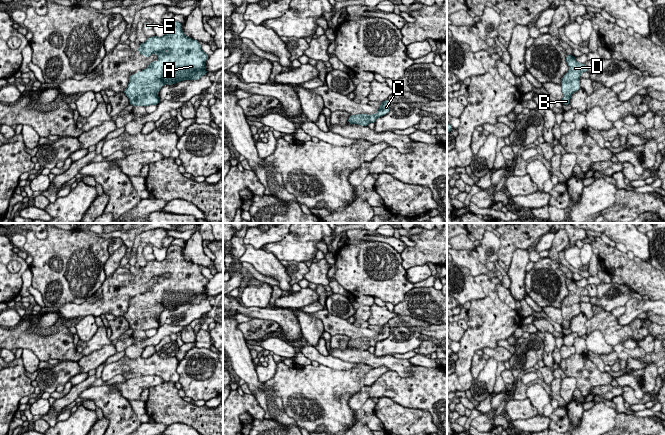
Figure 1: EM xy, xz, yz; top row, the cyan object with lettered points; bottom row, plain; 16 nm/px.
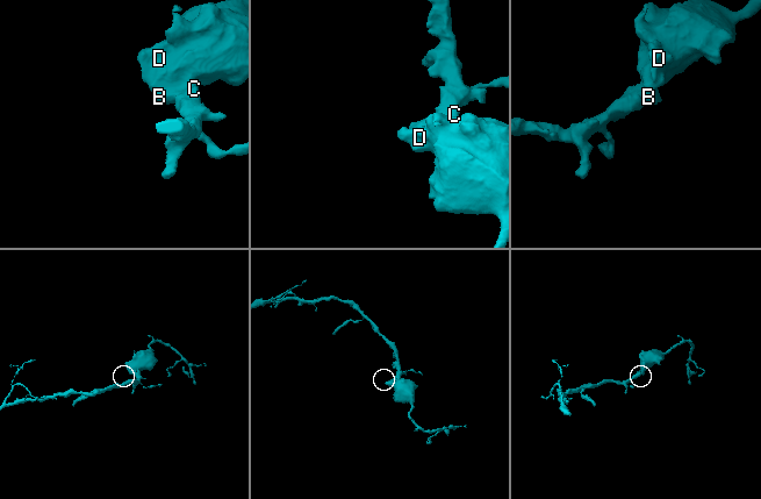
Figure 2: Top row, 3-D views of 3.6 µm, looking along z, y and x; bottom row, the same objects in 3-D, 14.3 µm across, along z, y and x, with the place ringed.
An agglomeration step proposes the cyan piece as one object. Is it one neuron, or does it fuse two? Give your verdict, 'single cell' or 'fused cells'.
single cell

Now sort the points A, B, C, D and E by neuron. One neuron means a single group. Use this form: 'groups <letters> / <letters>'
groups A B C D E

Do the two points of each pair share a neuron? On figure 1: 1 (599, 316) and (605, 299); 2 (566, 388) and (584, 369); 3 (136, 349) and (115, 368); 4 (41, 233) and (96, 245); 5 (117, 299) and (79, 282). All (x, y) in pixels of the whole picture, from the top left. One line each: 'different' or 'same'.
1: different
2: different
3: different
4: different
5: different

